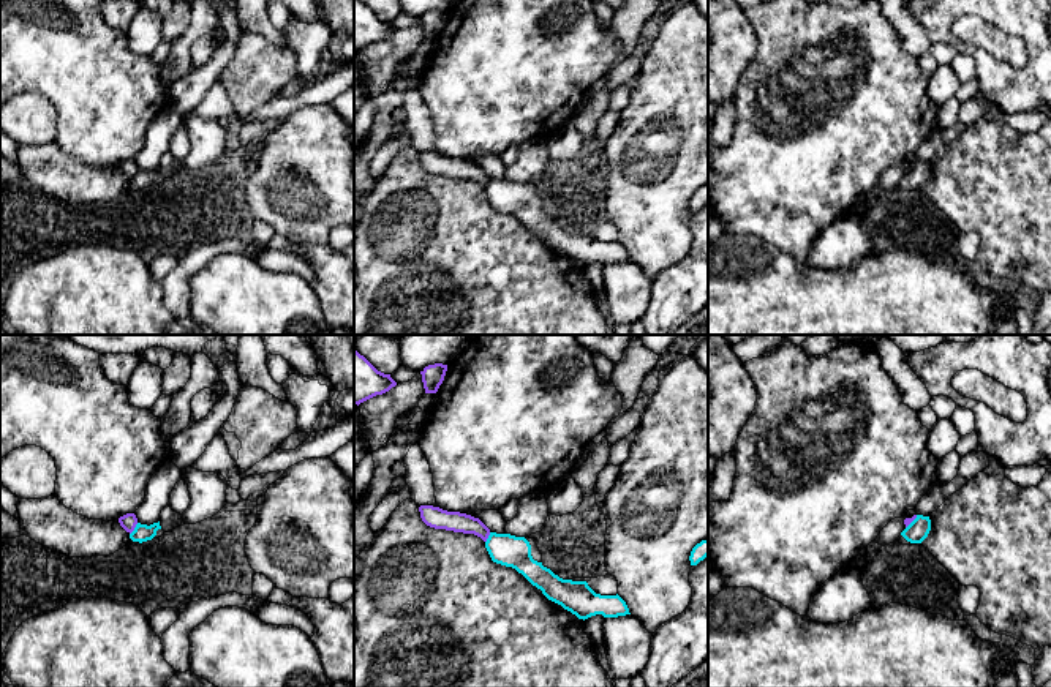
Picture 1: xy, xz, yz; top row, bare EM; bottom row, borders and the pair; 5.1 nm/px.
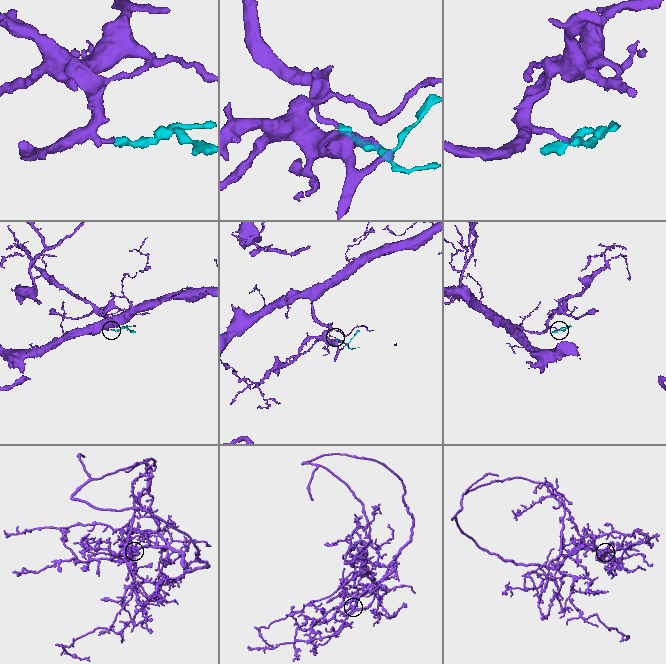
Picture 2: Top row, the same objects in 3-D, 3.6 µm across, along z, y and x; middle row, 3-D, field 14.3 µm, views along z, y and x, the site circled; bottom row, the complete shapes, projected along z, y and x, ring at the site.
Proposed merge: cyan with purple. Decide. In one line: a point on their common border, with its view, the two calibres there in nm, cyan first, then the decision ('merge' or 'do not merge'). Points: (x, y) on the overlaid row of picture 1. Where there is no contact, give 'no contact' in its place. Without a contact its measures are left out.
xy (135, 529) | 90/90 nm | do not merge

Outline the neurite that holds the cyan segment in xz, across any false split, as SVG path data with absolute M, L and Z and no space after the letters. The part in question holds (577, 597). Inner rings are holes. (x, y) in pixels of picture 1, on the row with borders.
M490 532L485 548L493 562L512 567L542 594L575 614L588 619L596 614L618 618L631 614L626 602L616 595L596 594L586 581L563 580L542 565L542 554L529 537Z

